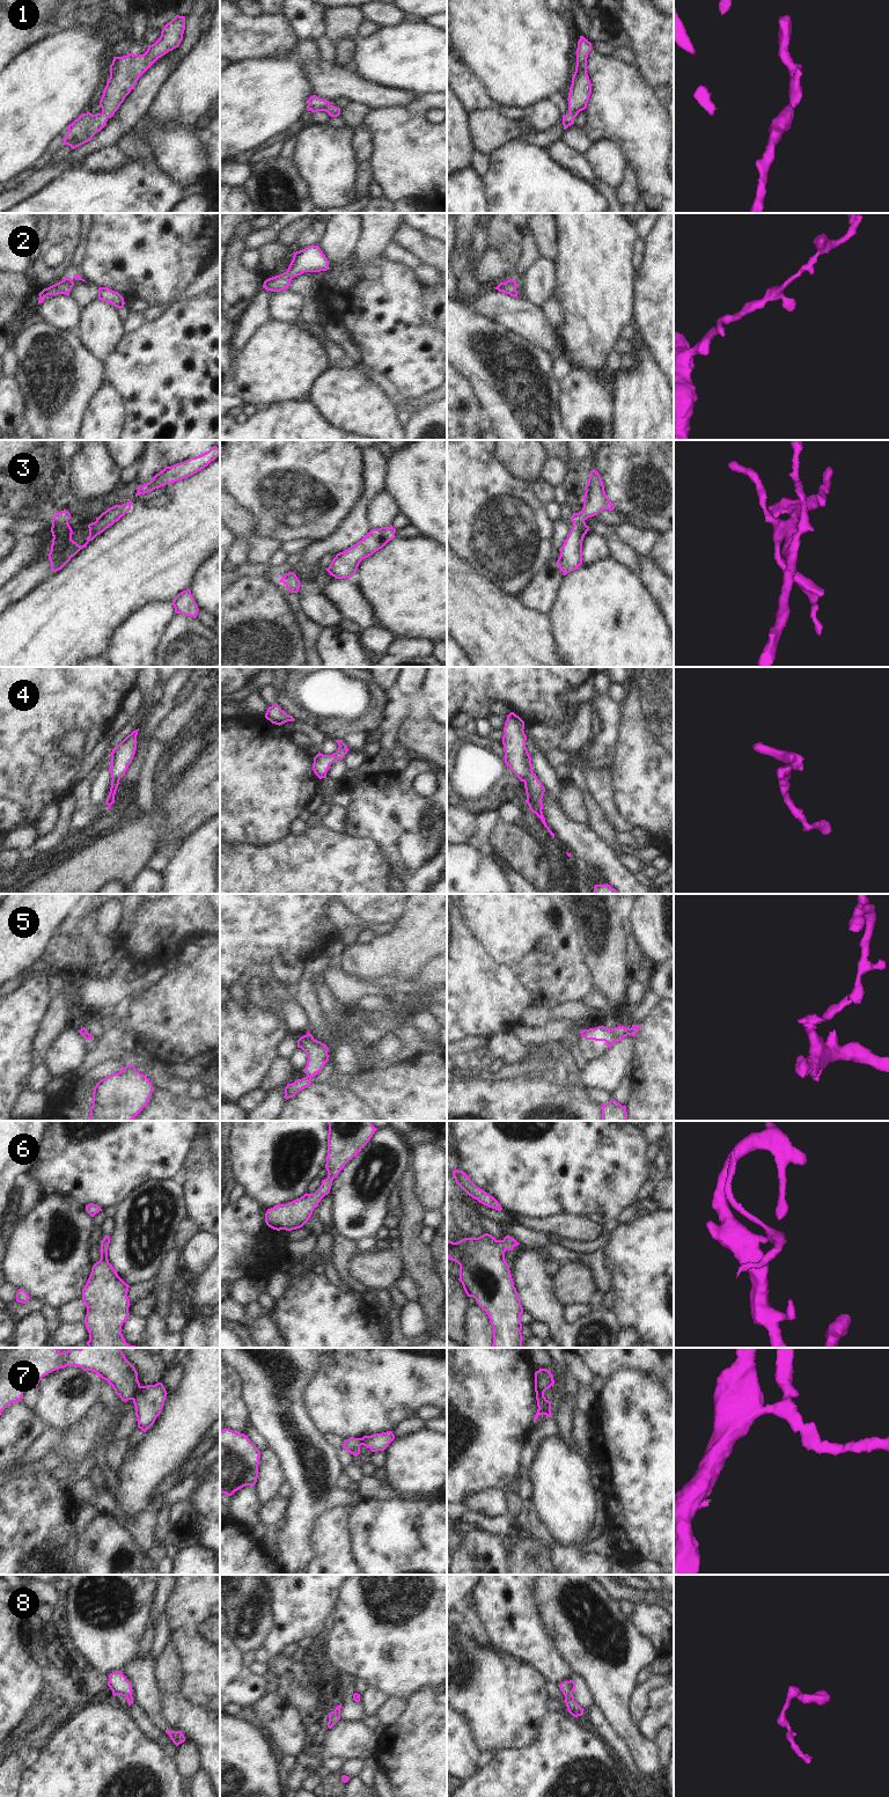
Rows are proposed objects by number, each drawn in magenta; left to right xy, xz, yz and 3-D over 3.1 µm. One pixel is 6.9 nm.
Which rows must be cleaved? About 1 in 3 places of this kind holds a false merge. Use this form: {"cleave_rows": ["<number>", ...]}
{"cleave_rows": ["7"]}

